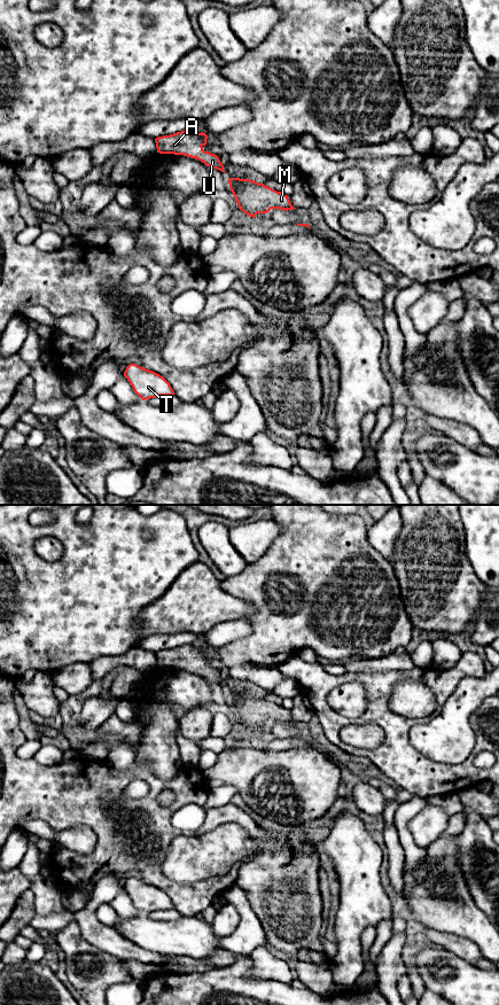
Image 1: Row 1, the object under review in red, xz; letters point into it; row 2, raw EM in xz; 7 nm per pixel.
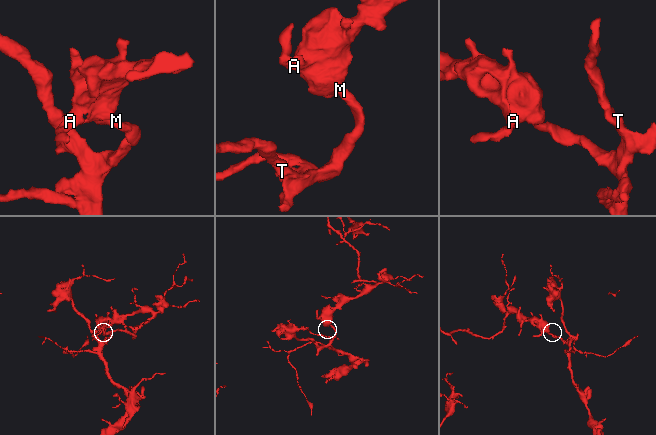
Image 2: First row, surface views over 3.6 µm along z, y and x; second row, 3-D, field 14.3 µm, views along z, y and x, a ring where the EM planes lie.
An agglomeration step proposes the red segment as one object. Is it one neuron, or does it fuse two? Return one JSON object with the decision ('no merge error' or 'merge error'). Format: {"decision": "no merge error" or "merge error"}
{"decision": "no merge error"}

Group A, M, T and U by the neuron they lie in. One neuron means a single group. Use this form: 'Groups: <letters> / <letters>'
Groups: A M T U

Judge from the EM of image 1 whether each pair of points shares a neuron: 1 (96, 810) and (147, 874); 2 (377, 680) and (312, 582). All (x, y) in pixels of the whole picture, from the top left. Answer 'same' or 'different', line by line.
1: same
2: different

